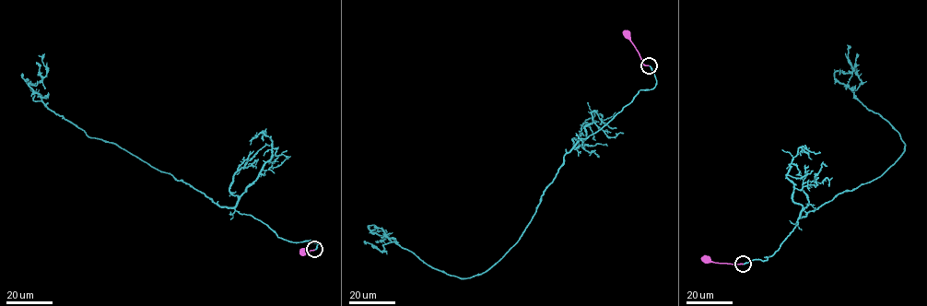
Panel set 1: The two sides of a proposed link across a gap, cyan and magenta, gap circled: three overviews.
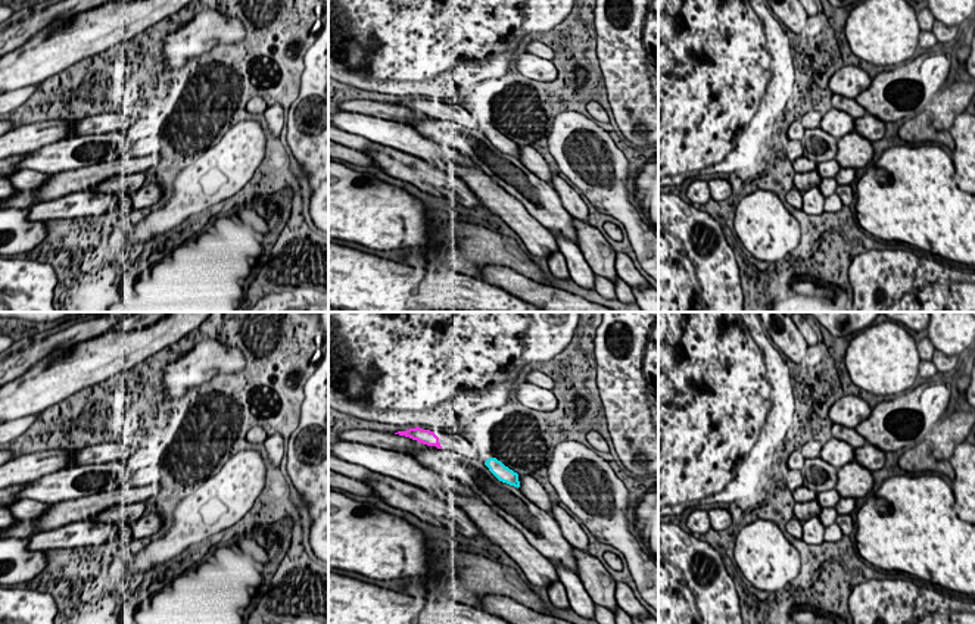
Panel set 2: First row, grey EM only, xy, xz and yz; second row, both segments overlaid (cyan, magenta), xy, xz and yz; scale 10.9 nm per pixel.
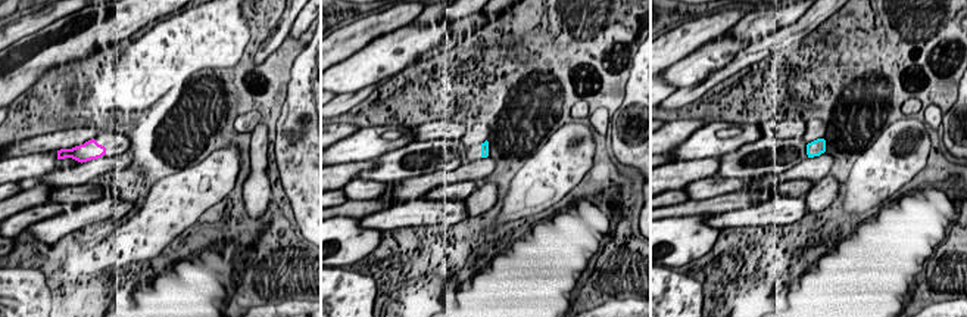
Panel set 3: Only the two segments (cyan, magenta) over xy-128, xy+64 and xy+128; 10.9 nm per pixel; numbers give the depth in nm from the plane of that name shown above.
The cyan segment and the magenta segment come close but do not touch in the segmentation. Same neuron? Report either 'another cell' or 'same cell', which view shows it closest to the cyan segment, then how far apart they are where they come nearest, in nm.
another cell | xz | 500 nm

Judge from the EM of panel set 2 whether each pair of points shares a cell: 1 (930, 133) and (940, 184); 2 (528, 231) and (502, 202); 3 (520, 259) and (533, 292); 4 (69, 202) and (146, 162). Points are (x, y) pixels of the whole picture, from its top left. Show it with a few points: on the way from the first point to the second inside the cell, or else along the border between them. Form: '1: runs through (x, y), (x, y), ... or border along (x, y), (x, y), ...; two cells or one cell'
1: border along (935, 142), (906, 144); two cells
2: runs through (523, 224), (508, 209); one cell
3: border along (495, 265), (504, 265), (550, 286); two cells
4: border along (84, 190), (67, 193), (50, 200); two cells

